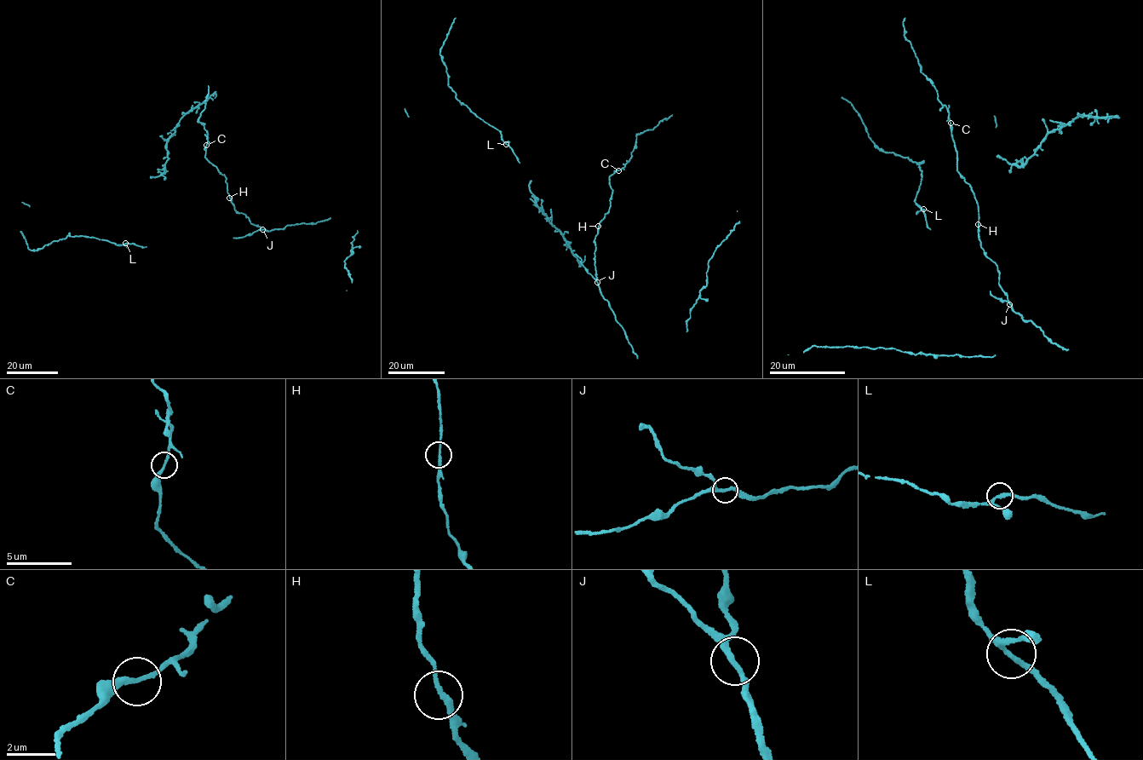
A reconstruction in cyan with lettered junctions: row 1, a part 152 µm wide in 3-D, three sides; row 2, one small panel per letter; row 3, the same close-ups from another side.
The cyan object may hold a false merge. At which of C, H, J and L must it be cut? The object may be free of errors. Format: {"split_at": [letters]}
{"split_at": []}

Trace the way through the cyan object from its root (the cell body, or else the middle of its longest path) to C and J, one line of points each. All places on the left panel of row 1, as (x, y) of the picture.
C: (230, 197), (226, 176), (205, 157), (206, 145)
J: (230, 197), (235, 211), (245, 215), (249, 222), (262, 229)

